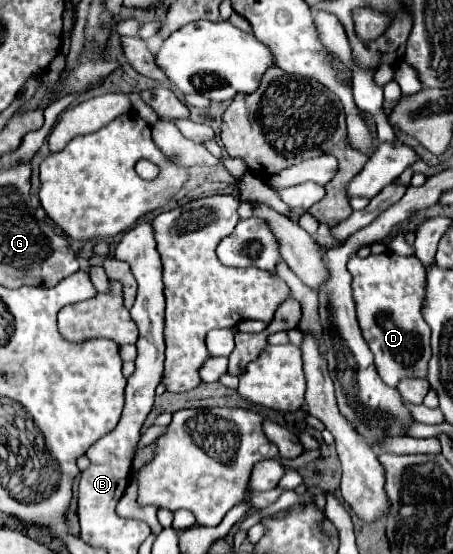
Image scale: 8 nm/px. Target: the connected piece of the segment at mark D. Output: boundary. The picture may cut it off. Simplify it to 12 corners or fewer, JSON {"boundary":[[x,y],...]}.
{"boundary":[[353,254],[357,322],[381,380],[425,378],[425,266]]}

